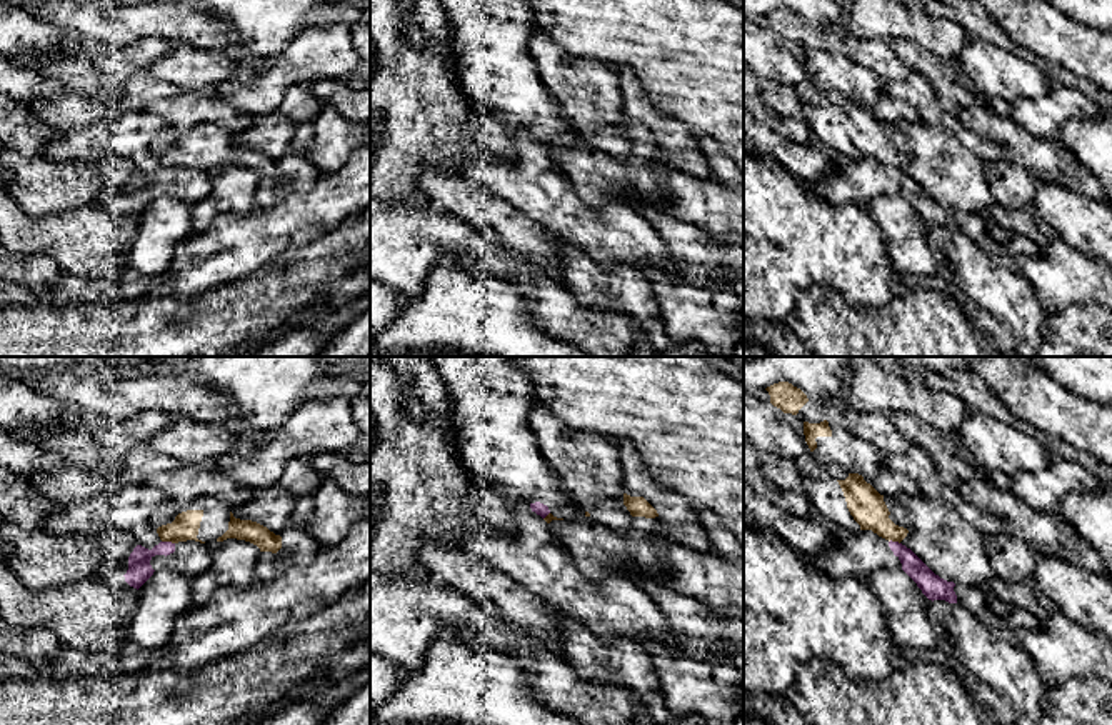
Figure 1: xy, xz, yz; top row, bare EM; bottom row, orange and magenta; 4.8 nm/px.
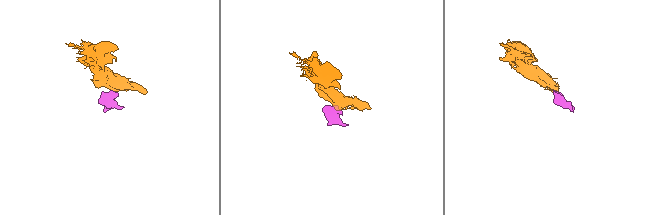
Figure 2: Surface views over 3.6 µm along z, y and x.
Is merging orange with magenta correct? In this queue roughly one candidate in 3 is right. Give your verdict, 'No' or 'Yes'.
No

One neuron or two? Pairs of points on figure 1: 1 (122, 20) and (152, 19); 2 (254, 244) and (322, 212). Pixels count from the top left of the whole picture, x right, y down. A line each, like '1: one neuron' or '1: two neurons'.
1: one neuron
2: one neuron

